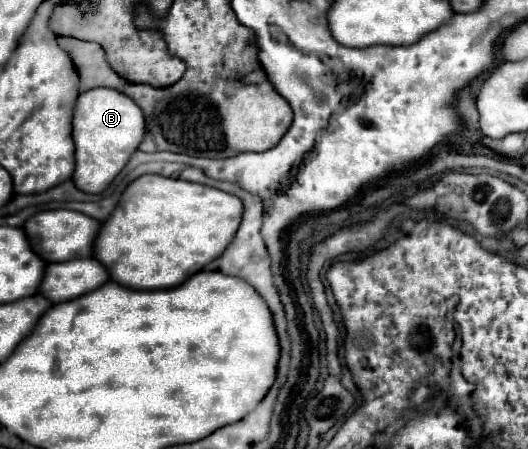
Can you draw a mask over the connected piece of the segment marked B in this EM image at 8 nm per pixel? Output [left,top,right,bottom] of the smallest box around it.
[73,89,145,193]

